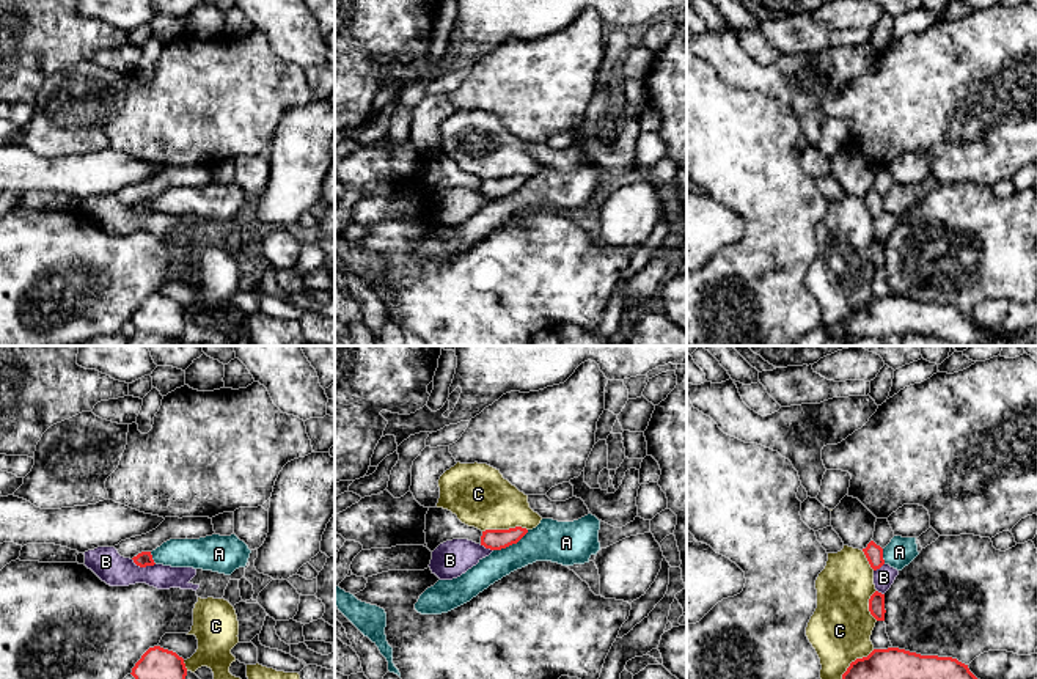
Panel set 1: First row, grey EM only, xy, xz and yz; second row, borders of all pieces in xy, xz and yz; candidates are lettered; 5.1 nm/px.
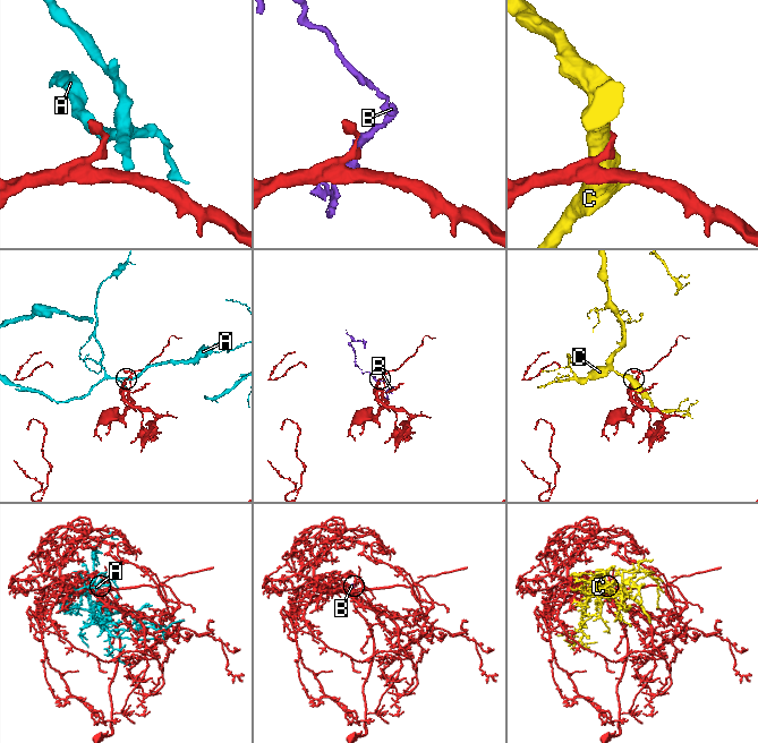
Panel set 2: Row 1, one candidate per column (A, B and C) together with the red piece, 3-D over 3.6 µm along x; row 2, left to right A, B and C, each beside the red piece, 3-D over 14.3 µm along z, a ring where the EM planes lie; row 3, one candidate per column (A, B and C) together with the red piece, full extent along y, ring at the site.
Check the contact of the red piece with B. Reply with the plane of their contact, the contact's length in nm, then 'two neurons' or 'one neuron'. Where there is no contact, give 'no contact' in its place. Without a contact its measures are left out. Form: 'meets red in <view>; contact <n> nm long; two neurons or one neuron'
meets red in xy; contact 120 nm long; two neurons

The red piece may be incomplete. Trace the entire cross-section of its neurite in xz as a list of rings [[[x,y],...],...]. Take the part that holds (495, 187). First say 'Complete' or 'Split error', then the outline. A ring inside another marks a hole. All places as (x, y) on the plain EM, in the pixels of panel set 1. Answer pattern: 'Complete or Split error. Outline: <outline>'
Complete. Outline: [[[522,174],[509,178],[486,178],[481,184],[481,193],[490,198],[501,198],[517,192],[526,181],[528,178]]]

